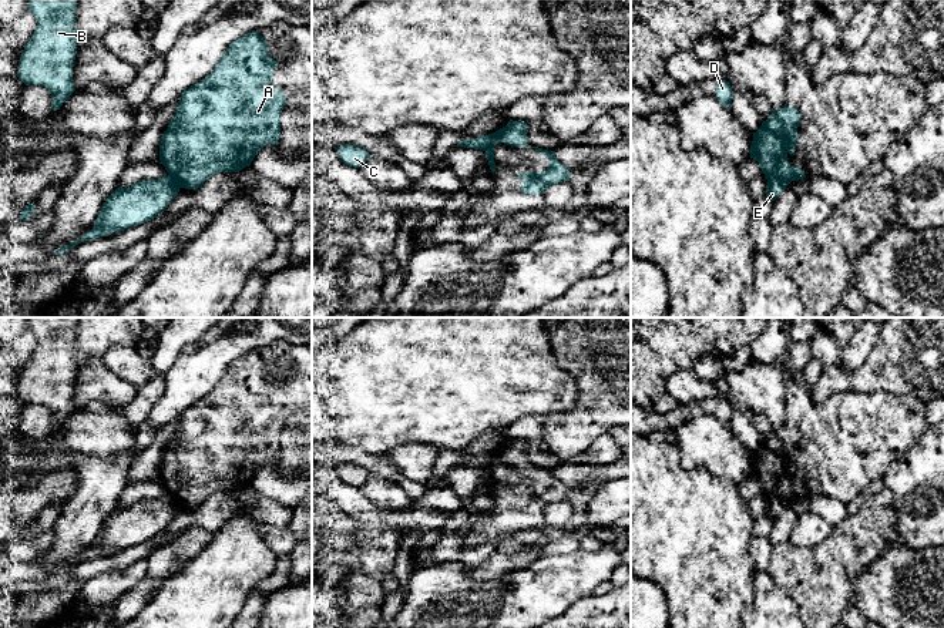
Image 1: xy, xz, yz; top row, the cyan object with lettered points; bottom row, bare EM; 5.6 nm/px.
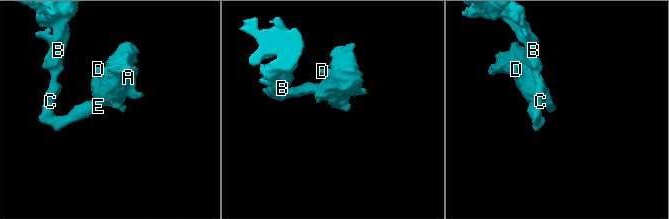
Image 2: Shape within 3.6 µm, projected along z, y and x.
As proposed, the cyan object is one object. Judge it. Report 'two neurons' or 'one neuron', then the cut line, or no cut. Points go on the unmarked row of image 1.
two neurons; cut yz (768, 497), (776, 497), (786, 504)

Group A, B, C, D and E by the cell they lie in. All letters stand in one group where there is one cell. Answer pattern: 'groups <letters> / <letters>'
groups A D / B C E

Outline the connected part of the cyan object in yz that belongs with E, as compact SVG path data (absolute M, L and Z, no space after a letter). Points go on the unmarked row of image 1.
M767 498L766 516L775 520L787 504L779 498Z

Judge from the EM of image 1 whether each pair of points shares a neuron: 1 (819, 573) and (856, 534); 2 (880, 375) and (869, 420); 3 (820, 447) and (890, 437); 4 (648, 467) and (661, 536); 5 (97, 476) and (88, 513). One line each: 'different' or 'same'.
1: same
2: different
3: same
4: same
5: same

